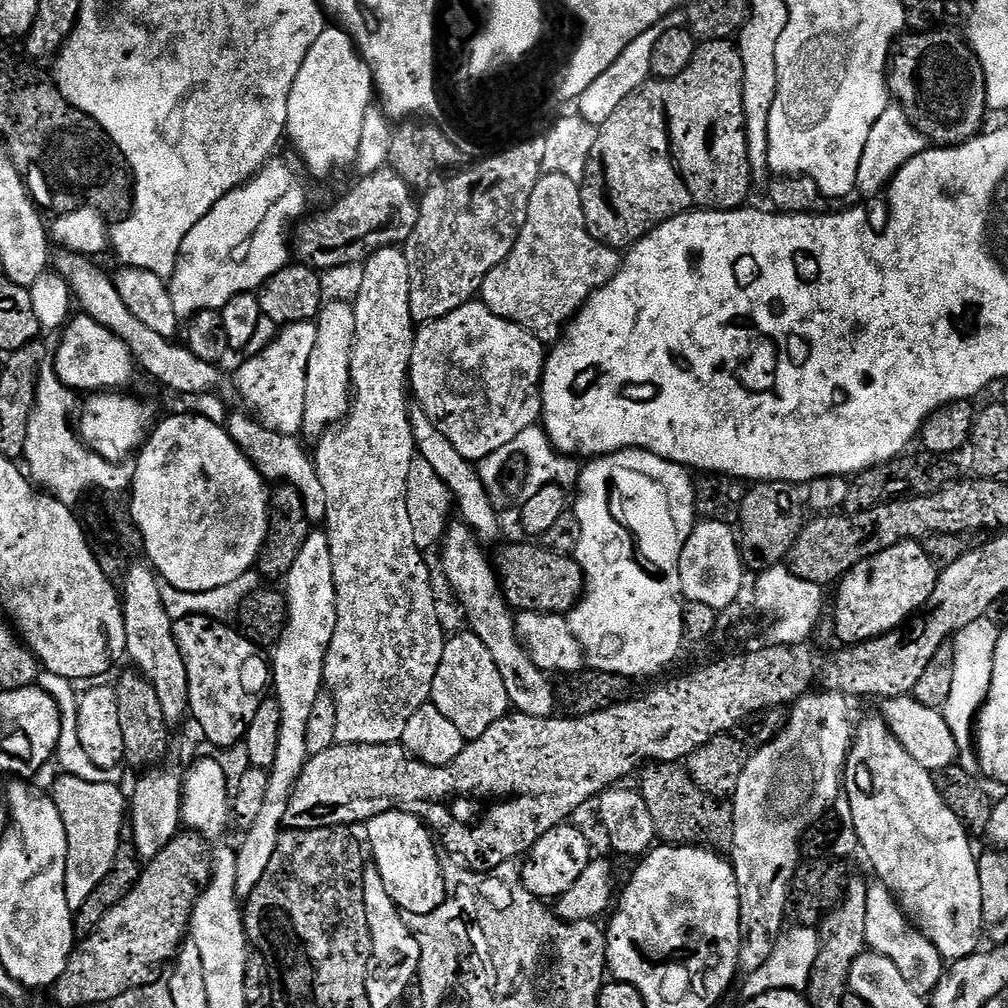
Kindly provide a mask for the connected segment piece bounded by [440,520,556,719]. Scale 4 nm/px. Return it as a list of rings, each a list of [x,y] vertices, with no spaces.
[[[461,520],[451,521],[440,546],[442,568],[455,596],[458,598],[469,622],[469,629],[486,643],[493,655],[494,664],[502,675],[511,707],[531,717],[549,719],[555,712],[556,696],[547,673],[541,671],[525,650],[516,627],[515,613],[508,605],[500,587],[499,575],[484,554],[483,545],[476,532]]]

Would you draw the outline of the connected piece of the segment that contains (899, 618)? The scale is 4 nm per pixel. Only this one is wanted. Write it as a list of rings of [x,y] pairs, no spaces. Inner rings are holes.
[[[904,540],[882,554],[858,562],[854,570],[839,581],[836,594],[836,636],[847,642],[875,640],[901,627],[913,614],[919,613],[936,585],[938,569],[926,554],[923,543]]]

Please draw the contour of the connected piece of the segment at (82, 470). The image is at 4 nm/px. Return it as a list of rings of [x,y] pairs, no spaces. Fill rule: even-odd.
[[[49,380],[45,388],[43,385],[42,394],[37,395],[36,409],[30,414],[30,426],[26,430],[22,460],[26,465],[27,475],[45,493],[55,496],[57,500],[69,506],[79,505],[89,490],[127,493],[132,486],[133,465],[102,458],[84,445],[79,431],[74,427],[73,389],[67,388],[61,380]]]

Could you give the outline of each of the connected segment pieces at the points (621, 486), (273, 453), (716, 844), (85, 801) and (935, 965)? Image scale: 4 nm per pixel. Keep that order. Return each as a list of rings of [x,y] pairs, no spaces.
[[[628,448],[624,452],[613,452],[611,456],[592,458],[583,465],[578,483],[580,493],[574,496],[574,511],[582,526],[582,538],[574,545],[574,559],[584,574],[586,591],[576,607],[567,613],[566,619],[570,630],[584,647],[587,663],[597,672],[609,672],[629,678],[656,676],[667,664],[675,662],[676,655],[684,644],[684,636],[686,640],[686,601],[680,581],[680,559],[692,529],[698,523],[695,507],[691,503],[679,504],[679,500],[691,501],[694,496],[694,480],[688,476],[691,475],[681,464],[671,464],[661,456],[656,456],[653,452],[641,452],[639,448]]]
[[[234,411],[227,417],[226,427],[251,463],[259,470],[260,476],[272,484],[286,483],[294,486],[302,495],[308,520],[313,524],[323,523],[326,516],[327,497],[323,492],[322,482],[318,479],[317,468],[313,457],[304,450],[297,437],[283,435],[272,431],[264,423],[251,415]]]
[[[649,763],[639,773],[639,794],[645,799],[650,815],[654,818],[656,835],[664,844],[690,844],[710,848],[721,854],[732,848],[734,838],[734,814],[731,803],[711,796],[690,778],[683,763]]]
[[[61,773],[52,788],[50,795],[62,817],[66,829],[67,860],[66,890],[67,905],[75,912],[82,908],[90,893],[106,878],[118,846],[123,841],[122,830],[126,828],[128,816],[127,795],[114,785],[106,783],[86,782],[68,773]]]
[[[877,880],[868,887],[866,938],[868,948],[893,960],[918,995],[927,997],[940,984],[946,971],[946,962],[938,954],[937,948],[905,915],[892,892]]]

